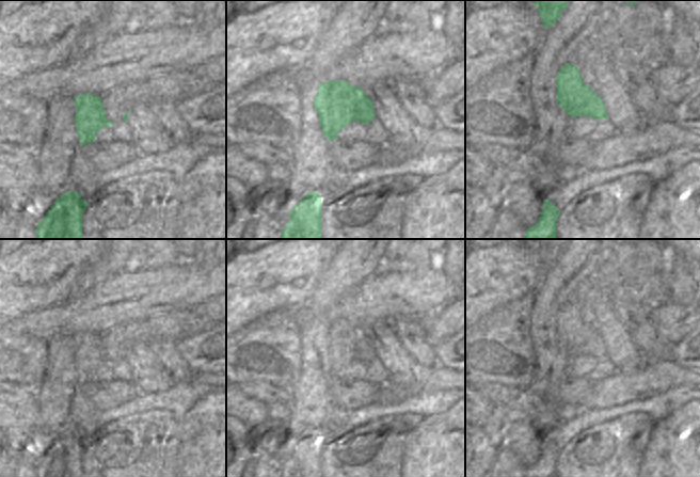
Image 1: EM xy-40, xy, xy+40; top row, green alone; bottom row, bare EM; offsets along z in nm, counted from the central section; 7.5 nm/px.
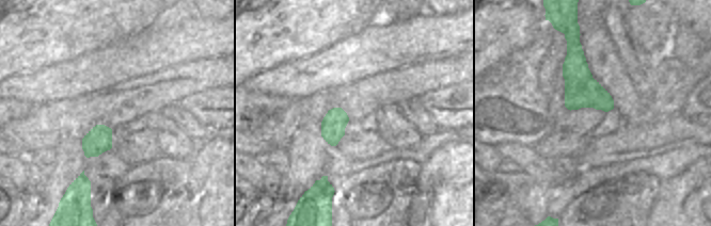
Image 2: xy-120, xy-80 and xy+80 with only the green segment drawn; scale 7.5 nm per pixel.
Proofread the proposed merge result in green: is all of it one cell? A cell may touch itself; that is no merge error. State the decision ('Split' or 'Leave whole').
Split.

